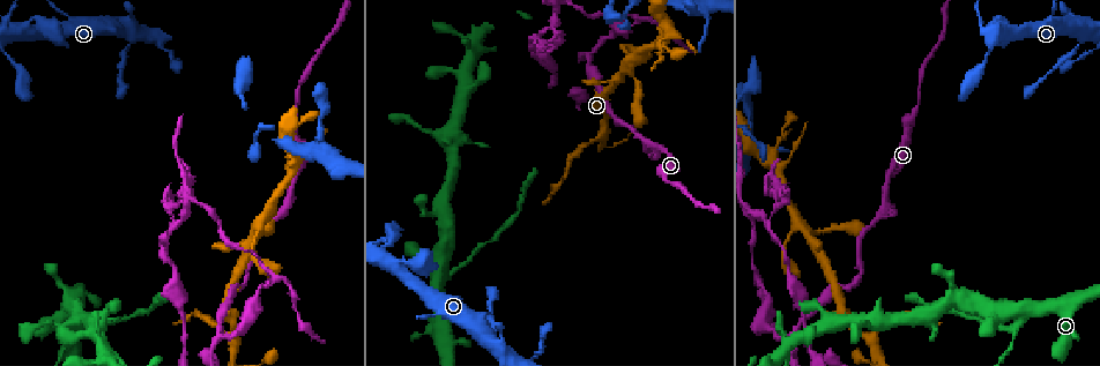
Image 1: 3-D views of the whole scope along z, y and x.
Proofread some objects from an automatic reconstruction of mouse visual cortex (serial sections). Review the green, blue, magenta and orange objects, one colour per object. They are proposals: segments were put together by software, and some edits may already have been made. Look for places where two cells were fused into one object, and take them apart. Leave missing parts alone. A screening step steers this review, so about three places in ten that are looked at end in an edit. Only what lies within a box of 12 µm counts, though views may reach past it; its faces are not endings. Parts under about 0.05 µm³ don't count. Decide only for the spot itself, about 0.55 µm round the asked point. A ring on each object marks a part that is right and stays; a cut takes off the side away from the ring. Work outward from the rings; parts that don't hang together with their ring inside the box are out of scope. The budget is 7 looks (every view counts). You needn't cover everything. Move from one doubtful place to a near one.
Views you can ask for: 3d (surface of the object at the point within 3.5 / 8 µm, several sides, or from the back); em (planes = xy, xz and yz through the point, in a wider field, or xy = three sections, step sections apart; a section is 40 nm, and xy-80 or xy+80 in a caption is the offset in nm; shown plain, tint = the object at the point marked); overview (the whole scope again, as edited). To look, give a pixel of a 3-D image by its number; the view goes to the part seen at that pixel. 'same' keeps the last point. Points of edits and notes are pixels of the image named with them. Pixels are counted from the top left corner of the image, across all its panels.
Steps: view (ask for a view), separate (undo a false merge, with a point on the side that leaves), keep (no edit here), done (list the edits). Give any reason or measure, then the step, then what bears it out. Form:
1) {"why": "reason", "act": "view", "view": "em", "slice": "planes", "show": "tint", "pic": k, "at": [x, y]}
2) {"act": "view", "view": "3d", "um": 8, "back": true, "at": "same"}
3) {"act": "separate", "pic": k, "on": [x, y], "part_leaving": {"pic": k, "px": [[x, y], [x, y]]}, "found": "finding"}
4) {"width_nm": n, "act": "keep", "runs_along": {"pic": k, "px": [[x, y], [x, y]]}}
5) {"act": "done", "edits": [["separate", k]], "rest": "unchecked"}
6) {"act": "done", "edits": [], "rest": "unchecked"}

{"why": "sharp bend", "act": "view", "view": "3d", "um": 3.5, "pic": 1, "at": [867, 337]}

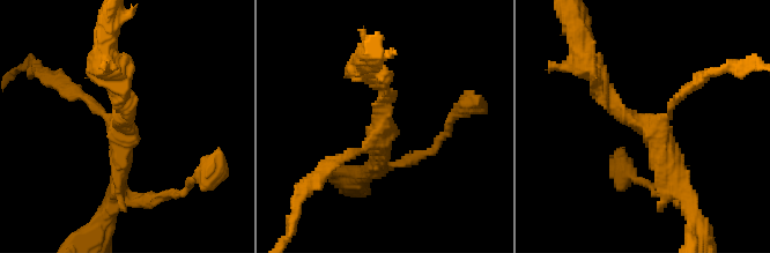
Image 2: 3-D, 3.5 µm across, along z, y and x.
{"arms": 3, "arm_widths_nm": [150, 250, 250], "act": "view", "view": "em", "slice": "xy", "step": 5, "show": "tint", "pic": 2, "at": [382, 133]}

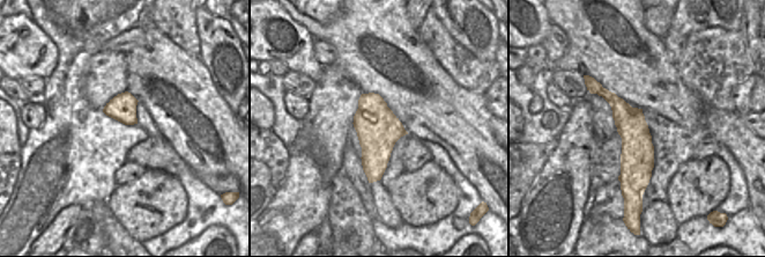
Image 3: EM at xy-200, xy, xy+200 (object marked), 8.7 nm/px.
{"why": "cut it another way", "act": "view", "view": "em", "slice": "xy", "step": 1, "show": "tint", "at": "same"}

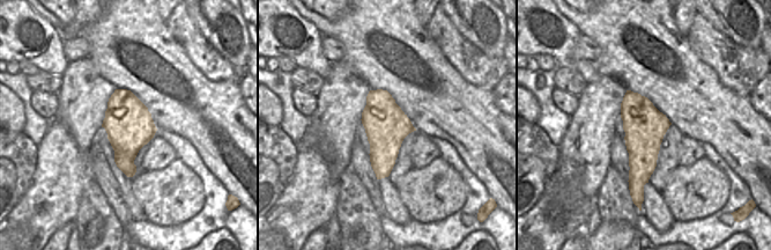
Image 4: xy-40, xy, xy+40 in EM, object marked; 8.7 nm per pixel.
{"act": "separate", "pic": 2, "on": [61, 88], "part_leaving": {"pic": 2, "px": [[96, 108], [32, 66]]}, "found": "a second cell is stuck on"}

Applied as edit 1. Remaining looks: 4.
{"why": "see it whole again", "act": "view", "view": "overview"}

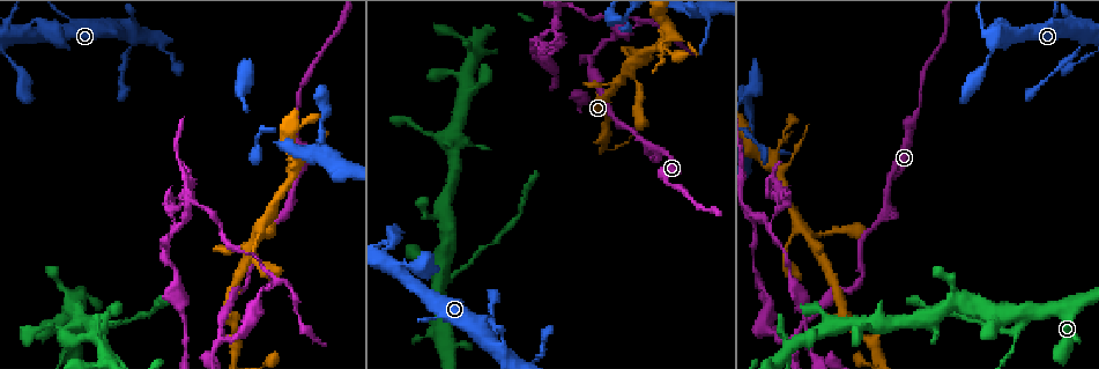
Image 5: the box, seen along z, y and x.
{"why": "arms part here", "act": "view", "view": "3d", "um": 3.5, "pic": 5, "at": [593, 60]}

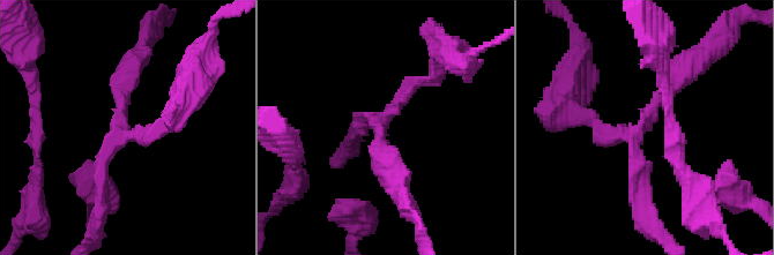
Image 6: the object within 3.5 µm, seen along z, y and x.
{"why": "shape alone is not enough", "act": "view", "view": "em", "slice": "xy", "step": 2, "show": "tint", "pic": 6, "at": [382, 121]}

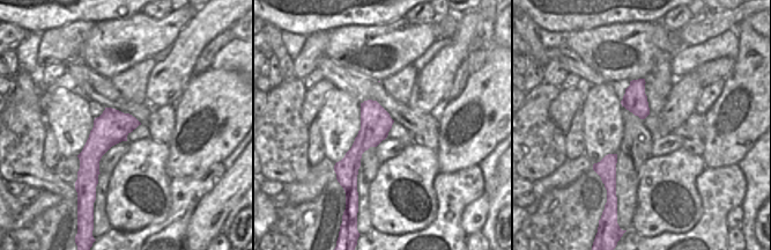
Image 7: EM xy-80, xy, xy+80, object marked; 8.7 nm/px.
{"arm_widths_nm": [150, 200, 300], "act": "separate", "pic": 6, "on": [154, 129], "found": "two cells meet here"}

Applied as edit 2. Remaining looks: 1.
{"act": "done", "edits": [["separate", 2], ["separate", 6]], "rest": "unchecked"}

